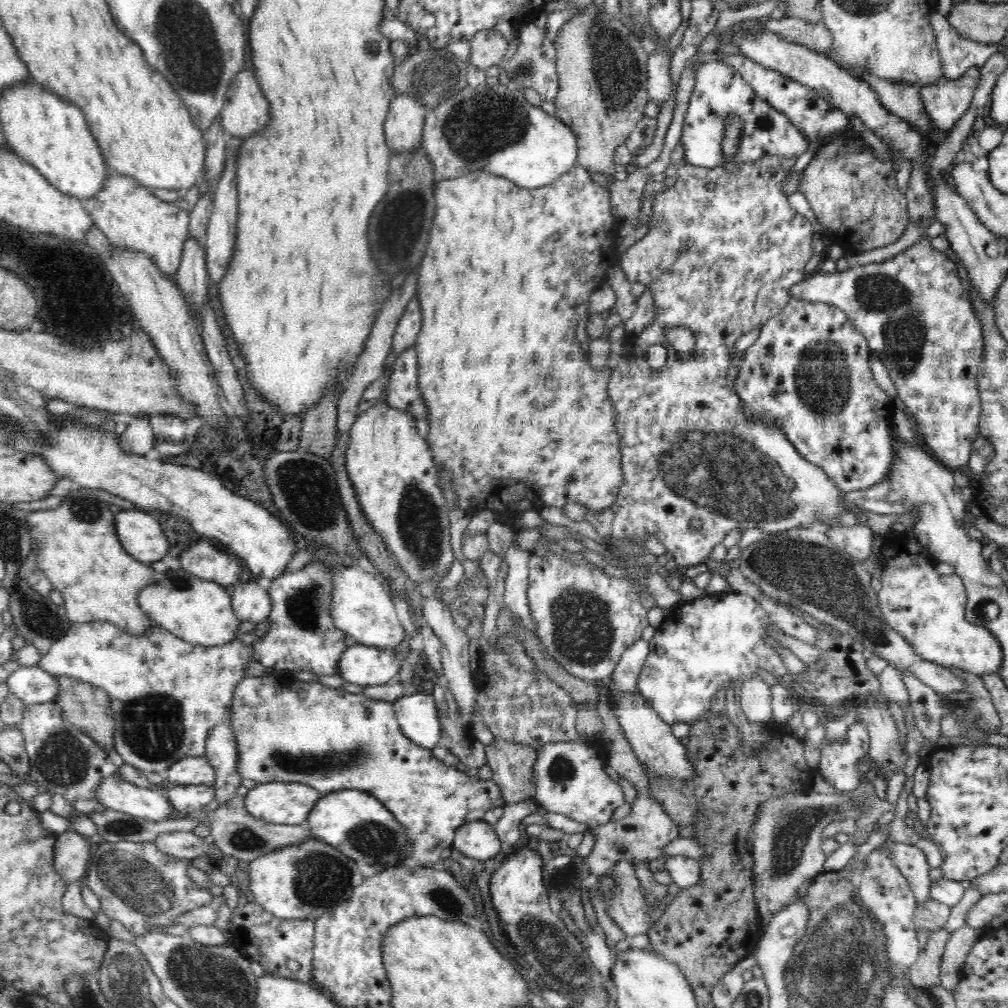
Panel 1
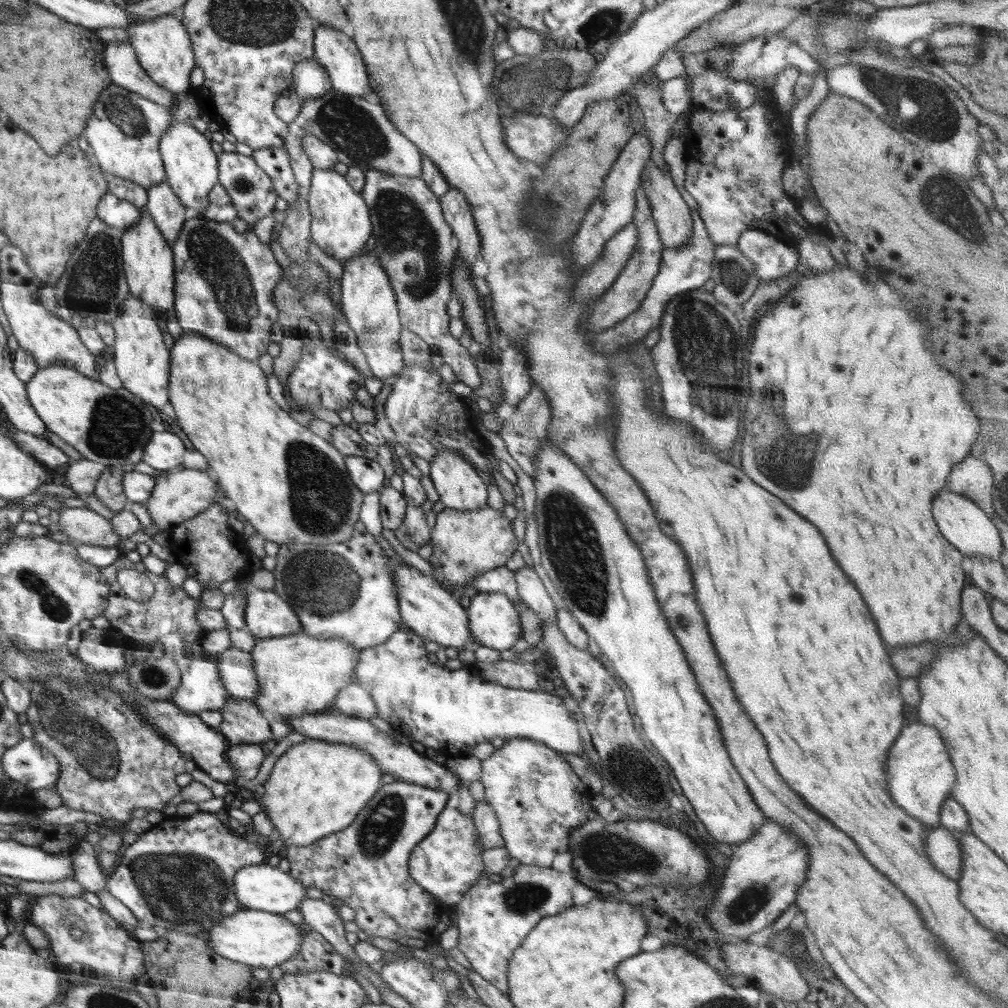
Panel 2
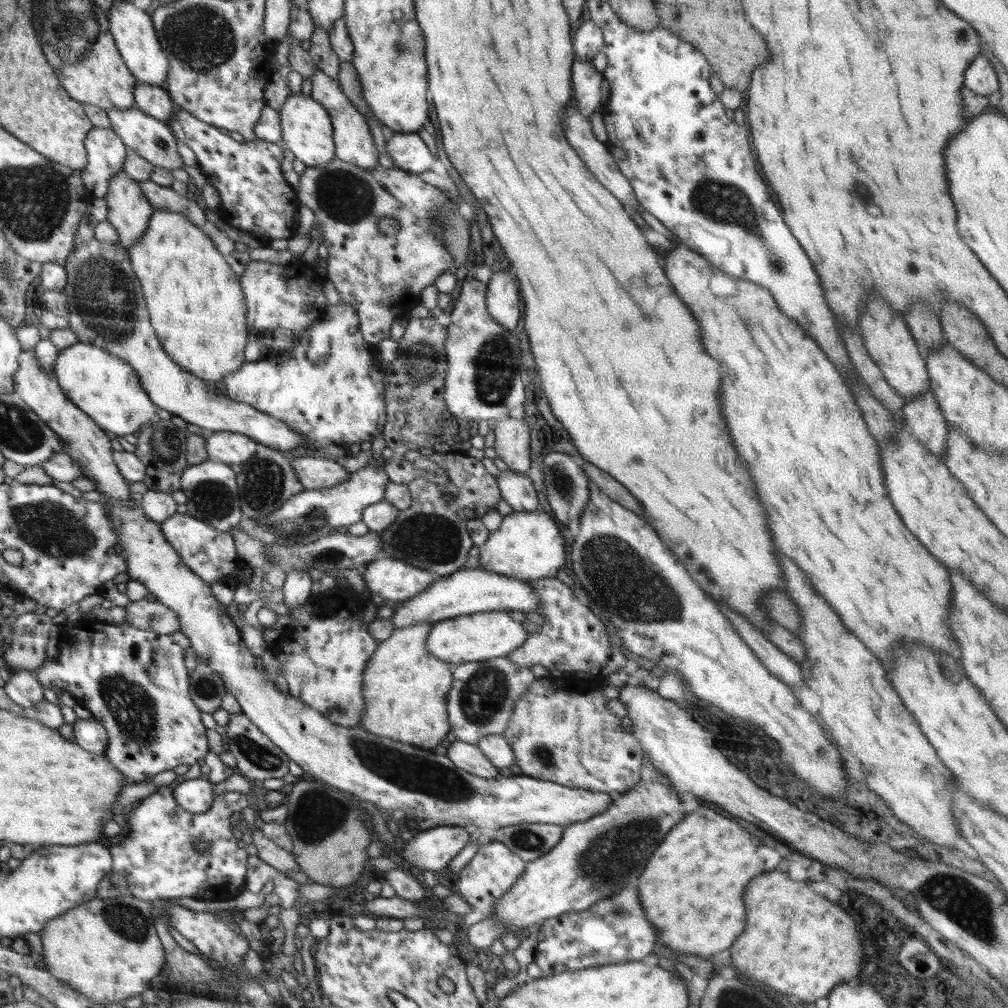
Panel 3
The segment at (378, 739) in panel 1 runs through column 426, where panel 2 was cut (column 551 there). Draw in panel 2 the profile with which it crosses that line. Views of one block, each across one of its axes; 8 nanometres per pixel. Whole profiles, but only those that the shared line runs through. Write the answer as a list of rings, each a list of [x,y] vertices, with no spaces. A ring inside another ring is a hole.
[[[519,737],[504,741],[502,747],[496,749],[490,758],[480,764],[480,782],[485,788],[485,802],[496,813],[503,846],[506,847],[509,856],[516,858],[521,864],[550,867],[558,854],[569,850],[569,836],[573,829],[597,817],[590,804],[593,793],[562,759],[559,751],[546,746],[542,741]]]

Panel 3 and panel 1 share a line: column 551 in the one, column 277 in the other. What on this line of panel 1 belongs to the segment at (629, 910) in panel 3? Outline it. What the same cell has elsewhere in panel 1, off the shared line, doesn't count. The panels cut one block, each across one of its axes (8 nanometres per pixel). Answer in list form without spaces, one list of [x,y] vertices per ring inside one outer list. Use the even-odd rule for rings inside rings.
[[[248,902],[245,906],[238,906],[232,911],[232,926],[240,930],[240,940],[244,936],[248,942],[246,946],[248,950],[242,954],[246,954],[246,957],[252,961],[259,962],[265,974],[308,983],[322,991],[324,995],[328,995],[333,1001],[331,994],[321,984],[317,984],[312,976],[314,920],[284,920],[262,909],[262,906],[256,902]]]

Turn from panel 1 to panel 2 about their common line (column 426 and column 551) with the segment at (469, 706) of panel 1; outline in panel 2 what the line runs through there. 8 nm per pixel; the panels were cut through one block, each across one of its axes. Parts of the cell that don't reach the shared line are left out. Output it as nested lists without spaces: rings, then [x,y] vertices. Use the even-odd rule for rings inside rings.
[[[525,565],[514,571],[514,578],[520,600],[538,615],[542,623],[549,623],[550,626],[555,624],[557,608],[534,569]]]

